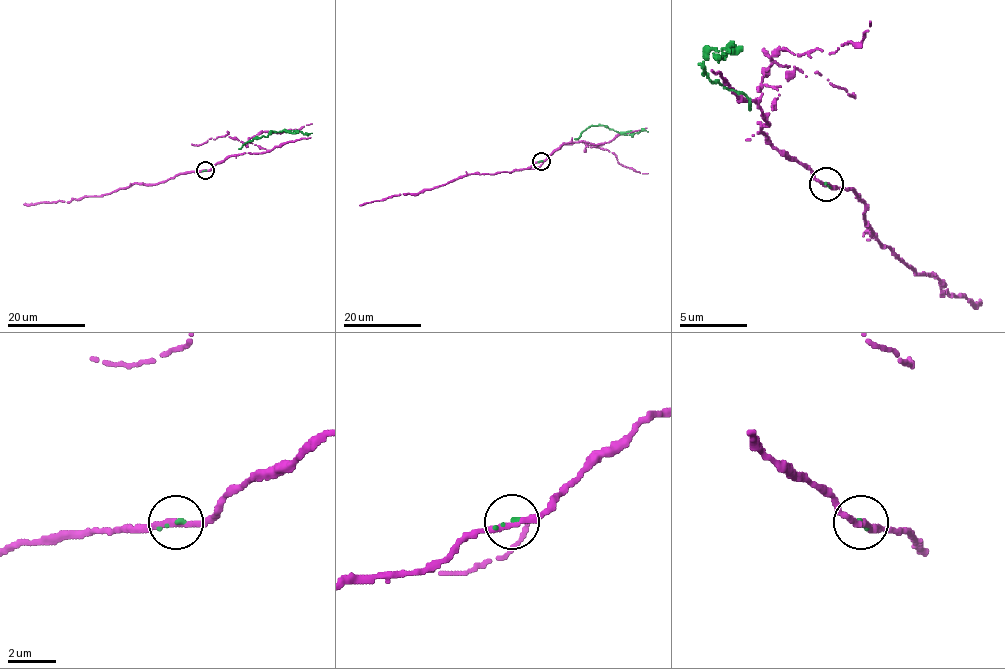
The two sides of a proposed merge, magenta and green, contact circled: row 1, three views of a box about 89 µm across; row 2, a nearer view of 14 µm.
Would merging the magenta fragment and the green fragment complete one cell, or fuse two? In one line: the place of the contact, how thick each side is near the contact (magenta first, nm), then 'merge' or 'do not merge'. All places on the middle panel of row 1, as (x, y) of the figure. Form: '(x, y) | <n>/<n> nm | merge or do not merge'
(541, 161) | 260/180 nm | do not merge

